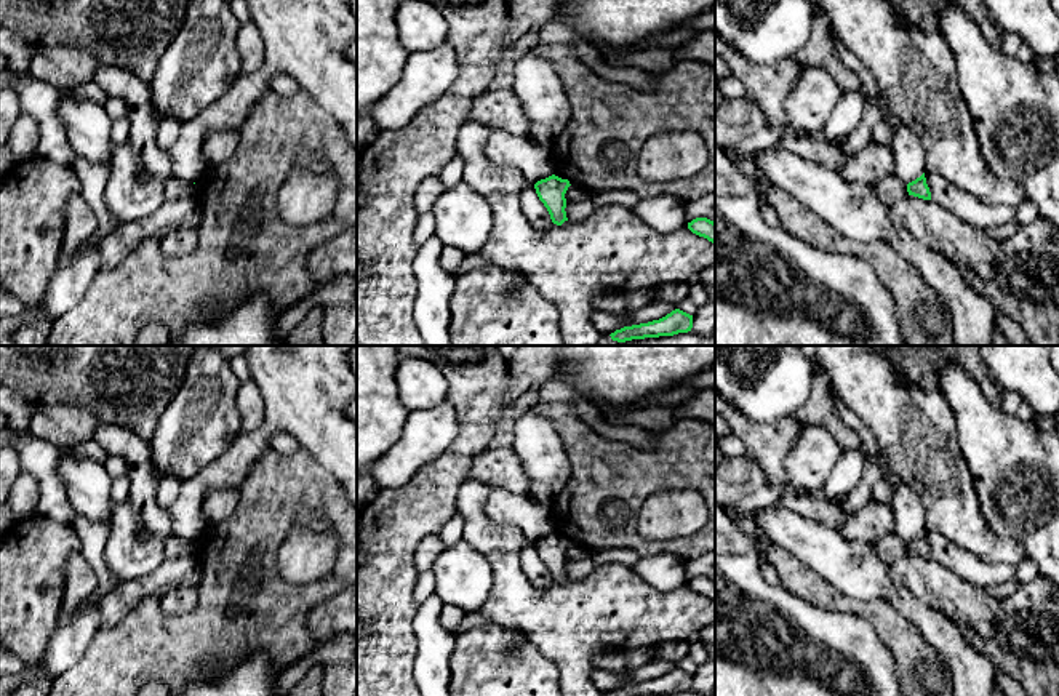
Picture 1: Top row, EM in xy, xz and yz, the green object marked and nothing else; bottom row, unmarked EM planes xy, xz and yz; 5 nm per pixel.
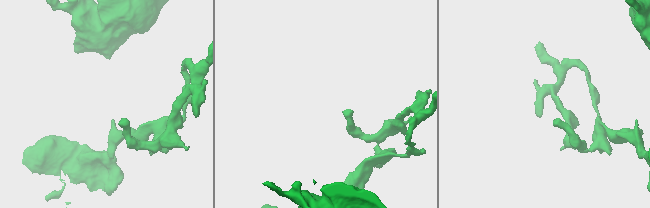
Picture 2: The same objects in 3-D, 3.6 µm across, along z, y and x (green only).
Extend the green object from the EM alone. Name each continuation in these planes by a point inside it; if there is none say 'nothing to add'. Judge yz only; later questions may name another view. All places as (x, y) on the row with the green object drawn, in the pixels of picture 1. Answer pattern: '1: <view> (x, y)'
nothing to add

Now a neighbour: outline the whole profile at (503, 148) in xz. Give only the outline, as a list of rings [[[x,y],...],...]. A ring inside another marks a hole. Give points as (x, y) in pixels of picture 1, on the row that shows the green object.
[[[494,130],[483,150],[493,163],[517,168],[530,184],[553,174],[550,149],[537,146],[533,139]]]

